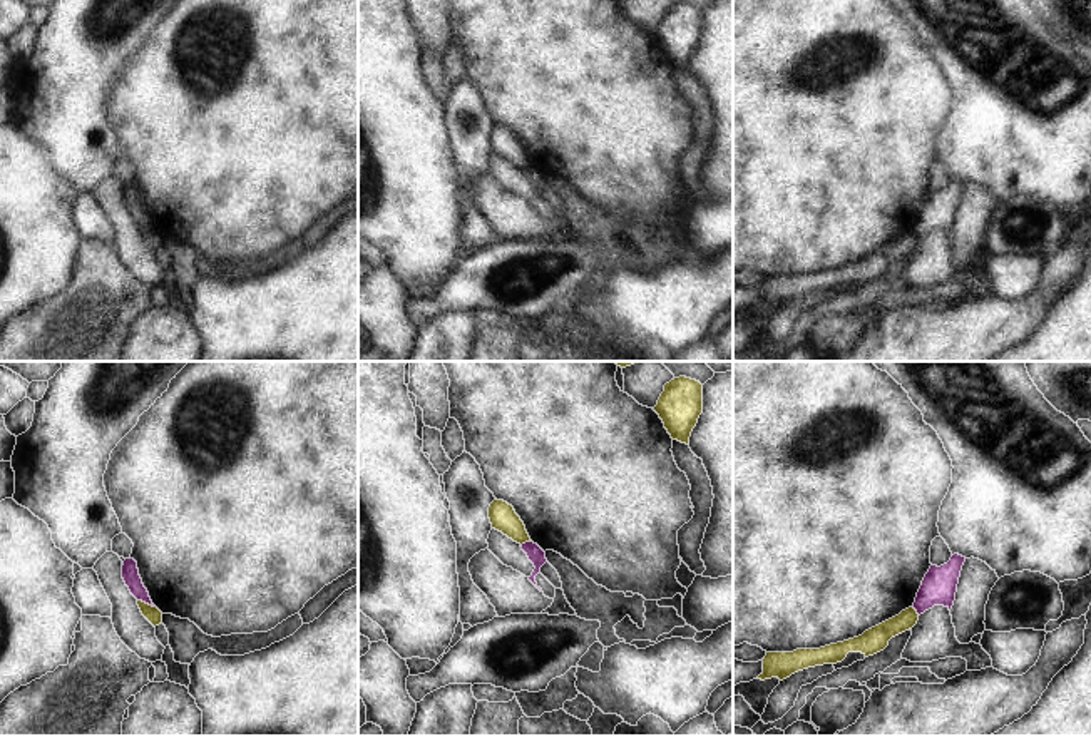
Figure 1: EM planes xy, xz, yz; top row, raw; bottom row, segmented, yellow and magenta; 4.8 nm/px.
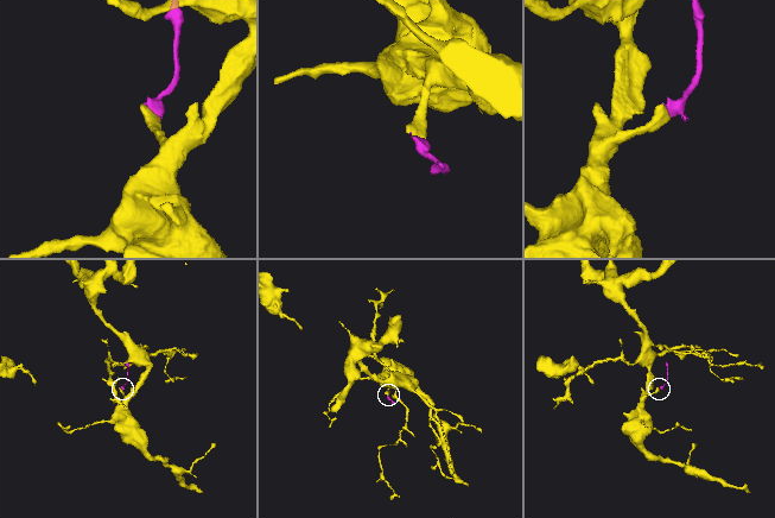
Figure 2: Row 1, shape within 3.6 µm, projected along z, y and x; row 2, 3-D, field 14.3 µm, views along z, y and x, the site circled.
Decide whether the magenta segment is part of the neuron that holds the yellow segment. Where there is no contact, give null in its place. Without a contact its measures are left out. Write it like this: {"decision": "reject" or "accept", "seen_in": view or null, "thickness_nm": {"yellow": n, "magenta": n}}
{"decision": "reject", "seen_in": "xy", "thickness_nm": {"yellow": 80, "magenta": 80}}

